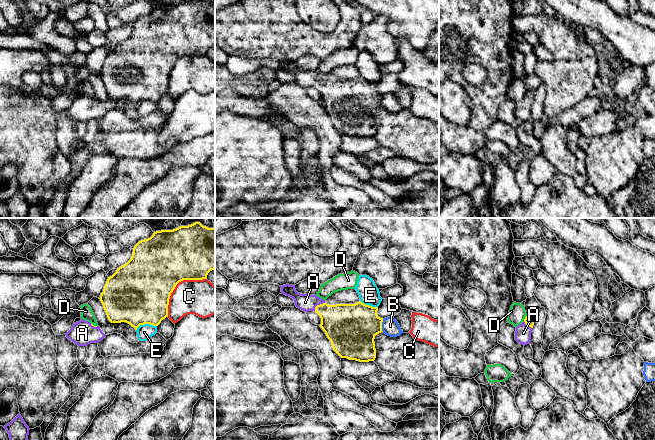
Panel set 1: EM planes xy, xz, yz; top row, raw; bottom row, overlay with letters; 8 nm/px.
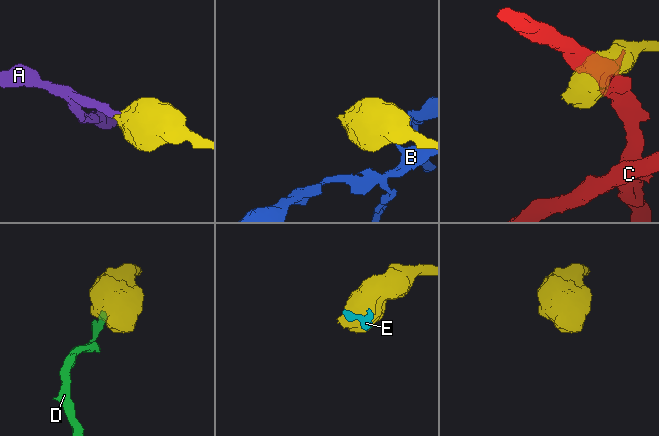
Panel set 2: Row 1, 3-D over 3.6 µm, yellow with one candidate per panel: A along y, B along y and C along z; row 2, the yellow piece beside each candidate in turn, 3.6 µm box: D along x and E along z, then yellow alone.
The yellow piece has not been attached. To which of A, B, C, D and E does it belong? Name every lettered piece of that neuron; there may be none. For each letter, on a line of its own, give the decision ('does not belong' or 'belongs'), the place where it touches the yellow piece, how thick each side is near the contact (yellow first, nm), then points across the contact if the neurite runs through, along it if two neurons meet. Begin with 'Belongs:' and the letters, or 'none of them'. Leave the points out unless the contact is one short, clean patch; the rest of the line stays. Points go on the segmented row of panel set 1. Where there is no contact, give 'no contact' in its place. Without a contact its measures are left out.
Belongs: A
A: belongs | xz (317, 305) | 320/140 nm | across xz (342, 323), (317, 305), (305, 302)
B: does not belong | xz (381, 325) | 400/140 nm
C: does not belong | xy (175, 286) | 460/280 nm
D: does not belong | yz (525, 318) | 80/140 nm | along yz (527, 315), (523, 320)
E: does not belong | xy (145, 323) | 500/120 nm

